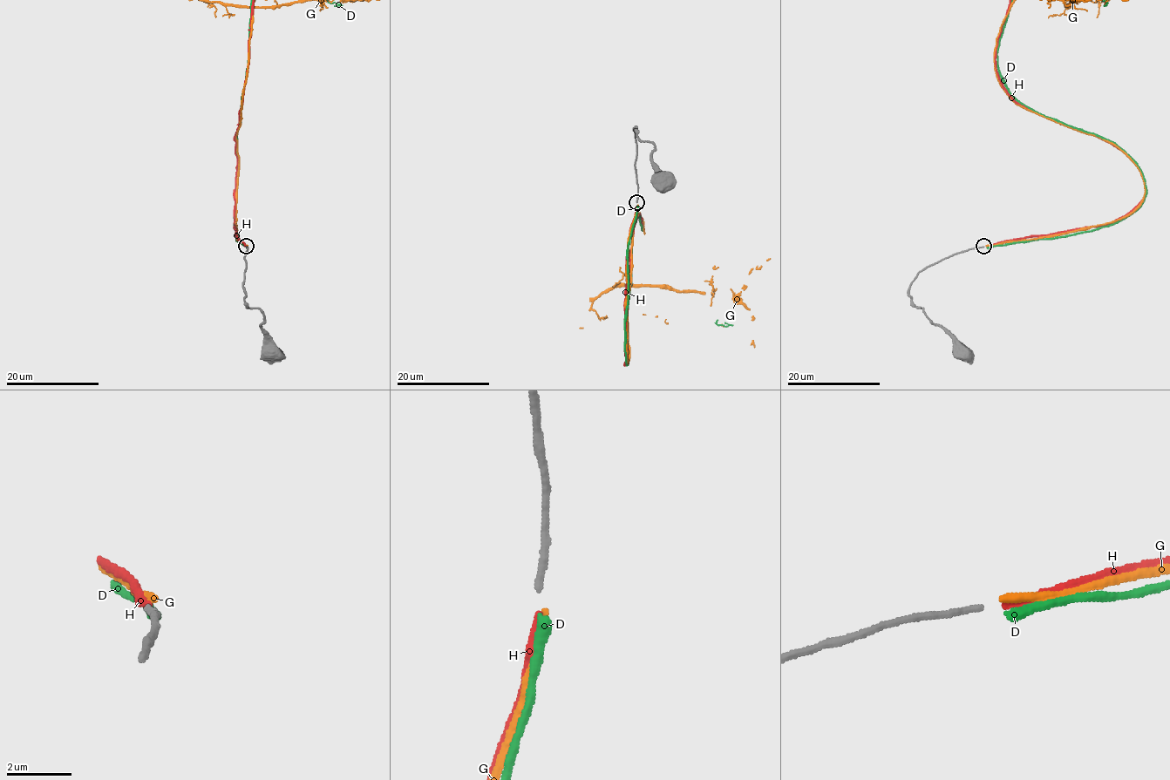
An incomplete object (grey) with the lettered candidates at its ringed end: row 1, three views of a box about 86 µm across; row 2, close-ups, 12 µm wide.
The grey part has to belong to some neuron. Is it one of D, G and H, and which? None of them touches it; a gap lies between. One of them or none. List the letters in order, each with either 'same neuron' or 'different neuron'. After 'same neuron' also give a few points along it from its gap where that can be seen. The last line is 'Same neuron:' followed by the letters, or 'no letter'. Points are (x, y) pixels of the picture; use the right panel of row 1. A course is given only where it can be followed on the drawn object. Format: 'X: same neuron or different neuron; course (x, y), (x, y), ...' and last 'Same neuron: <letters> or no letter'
D: different neuron
G: different neuron
H: same neuron
Same neuron: H

